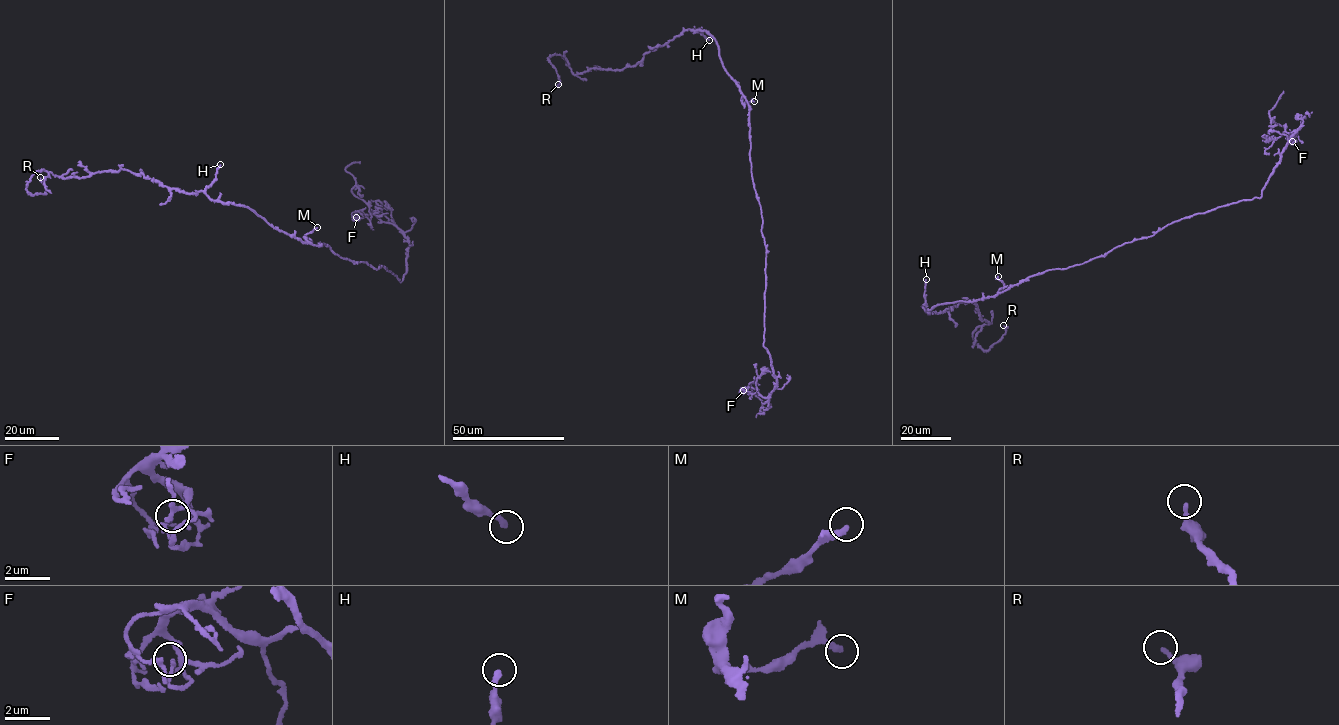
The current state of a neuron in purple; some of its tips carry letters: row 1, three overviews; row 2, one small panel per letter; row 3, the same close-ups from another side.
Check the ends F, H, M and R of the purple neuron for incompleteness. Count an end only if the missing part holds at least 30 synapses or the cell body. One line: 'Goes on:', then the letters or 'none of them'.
Goes on: none of them

